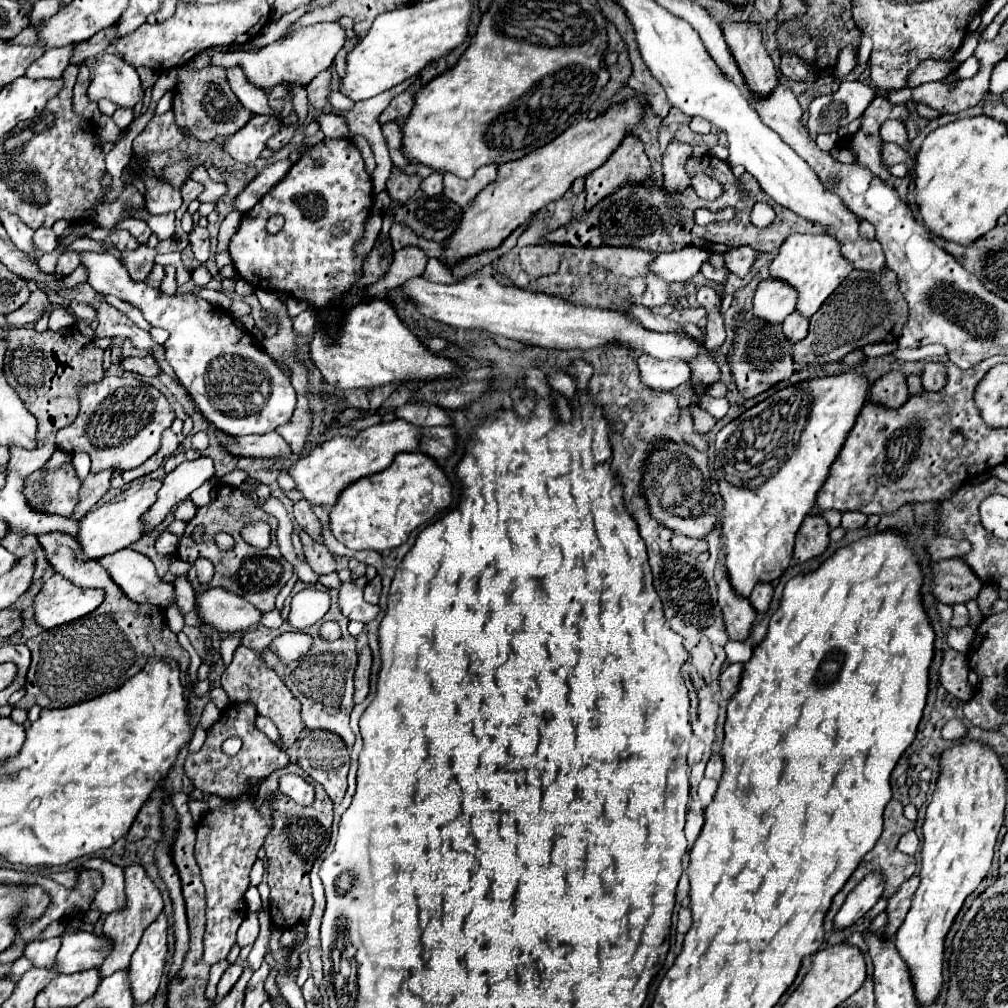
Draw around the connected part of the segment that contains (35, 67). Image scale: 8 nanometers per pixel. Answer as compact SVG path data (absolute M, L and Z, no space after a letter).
M64 46L64 48L52 48L46 50L42 58L38 58L28 70L26 76L40 80L40 78L48 78L48 80L56 80L62 76L64 68L68 66L68 58L72 54L74 46Z

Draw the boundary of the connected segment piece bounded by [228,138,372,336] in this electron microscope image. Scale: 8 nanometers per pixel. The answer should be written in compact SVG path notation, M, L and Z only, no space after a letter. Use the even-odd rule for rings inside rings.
M324 138L290 168L290 172L284 176L282 182L278 182L250 212L242 216L240 228L232 236L228 252L234 260L238 274L246 282L250 282L254 288L284 292L288 296L312 304L314 310L318 310L324 330L330 336L334 336L344 320L344 310L334 308L338 306L334 300L346 294L352 288L352 284L362 276L364 258L356 256L354 244L364 234L364 222L370 214L370 208L372 208L372 180L364 170L360 150L346 138ZM316 160L322 160L324 164L316 168L314 166ZM274 214L280 214L286 220L284 228L276 236L266 232L266 220L268 216Z

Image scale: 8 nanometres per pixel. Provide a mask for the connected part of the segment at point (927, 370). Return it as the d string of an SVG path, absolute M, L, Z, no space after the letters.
M926 362L920 372L922 386L930 392L940 392L946 386L946 376L946 366L940 362Z

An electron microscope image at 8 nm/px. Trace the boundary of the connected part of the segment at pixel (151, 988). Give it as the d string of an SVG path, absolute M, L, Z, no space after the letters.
M164 912L152 922L136 948L130 964L130 990L134 1004L144 1004L154 998L160 978L164 974L164 962L168 952L166 940L166 916Z

